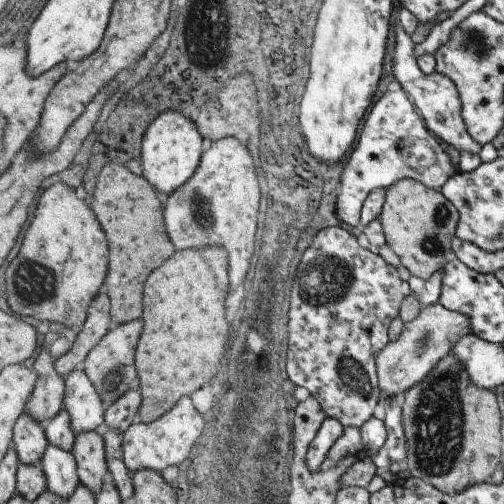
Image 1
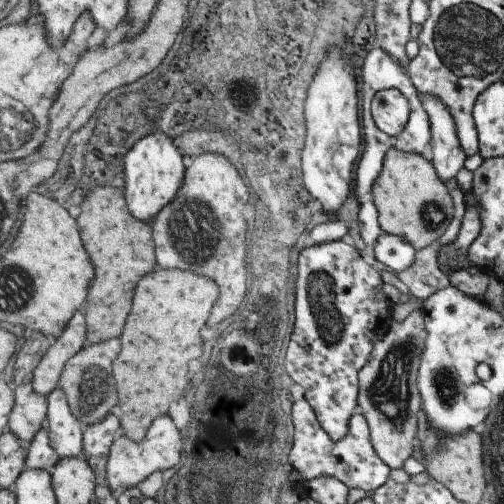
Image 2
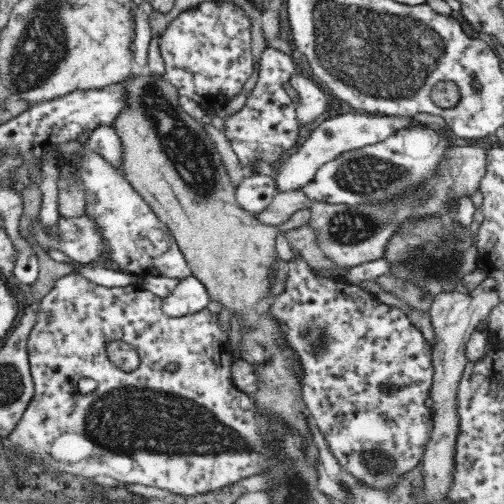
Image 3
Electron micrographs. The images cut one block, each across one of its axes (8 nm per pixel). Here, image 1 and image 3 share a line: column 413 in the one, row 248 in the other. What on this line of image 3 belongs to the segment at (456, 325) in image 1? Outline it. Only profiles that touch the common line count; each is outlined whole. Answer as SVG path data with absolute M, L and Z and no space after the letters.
M460 146L454 150L448 150L444 154L444 160L440 164L440 174L426 182L420 190L410 190L406 192L402 198L390 202L390 204L360 204L360 206L348 206L348 204L326 204L326 202L314 202L308 200L308 196L304 194L304 190L294 190L294 192L278 192L278 196L268 204L268 208L264 208L262 212L254 212L256 220L260 224L266 226L284 226L298 210L310 210L312 218L310 218L310 228L316 232L316 244L320 248L320 252L338 268L354 268L360 266L364 262L376 262L382 260L384 256L384 248L390 242L392 234L396 234L396 230L412 220L412 218L432 218L432 216L446 216L450 214L446 208L442 208L442 202L448 200L448 196L452 198L462 198L472 196L474 190L480 188L482 178L488 172L488 152L486 148L480 146Z

